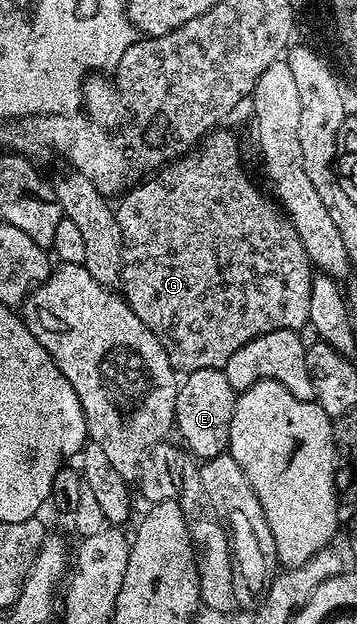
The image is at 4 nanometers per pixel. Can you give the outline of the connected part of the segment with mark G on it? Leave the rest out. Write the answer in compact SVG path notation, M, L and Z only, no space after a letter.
M216 128L206 135L190 152L182 155L178 160L165 166L156 176L148 177L131 187L118 199L115 216L120 224L123 237L123 267L120 270L118 285L123 286L121 297L129 309L136 314L161 340L165 352L169 356L171 365L179 372L190 372L201 368L220 369L249 340L253 340L259 334L268 334L274 330L302 331L302 326L309 323L310 288L313 277L313 265L311 258L305 252L305 244L297 236L286 213L281 212L270 197L263 198L263 194L251 183L245 167L239 163L239 142L224 128Z

